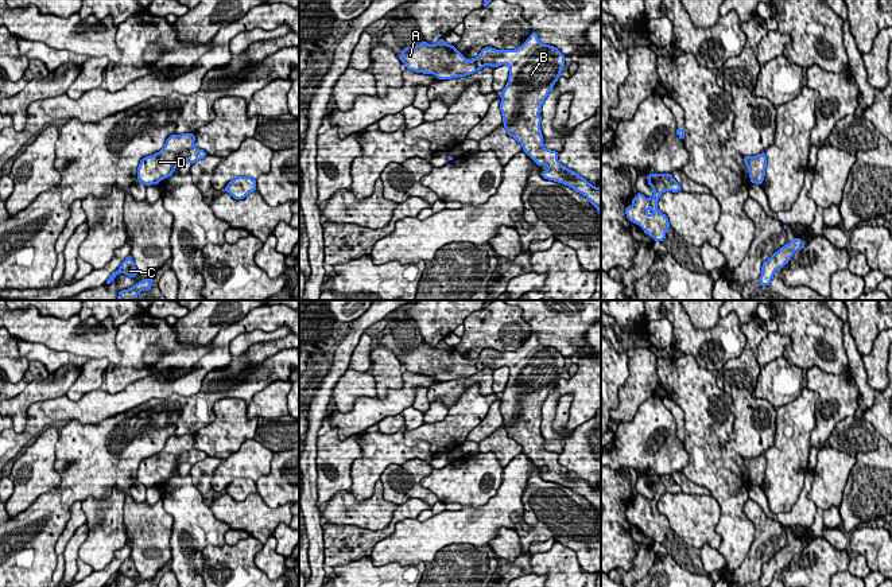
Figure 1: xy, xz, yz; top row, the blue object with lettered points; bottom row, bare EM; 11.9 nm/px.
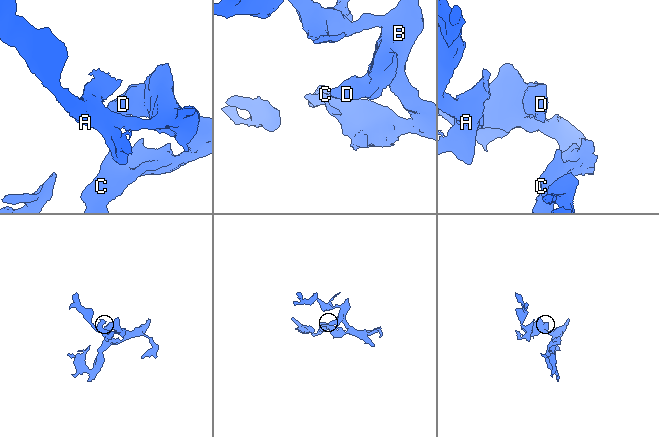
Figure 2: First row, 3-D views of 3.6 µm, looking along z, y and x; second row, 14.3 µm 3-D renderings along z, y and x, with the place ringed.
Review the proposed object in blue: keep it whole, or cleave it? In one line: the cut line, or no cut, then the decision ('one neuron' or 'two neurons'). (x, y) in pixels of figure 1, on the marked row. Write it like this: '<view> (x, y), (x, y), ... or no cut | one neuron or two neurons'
no cut | one neuron

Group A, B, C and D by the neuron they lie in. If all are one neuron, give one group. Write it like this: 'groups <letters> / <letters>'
groups A B C D

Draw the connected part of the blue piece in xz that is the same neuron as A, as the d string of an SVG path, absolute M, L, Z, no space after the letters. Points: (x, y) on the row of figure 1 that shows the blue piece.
M538 32L515 50L496 50L485 47L476 58L466 58L443 39L434 46L422 42L406 47L399 55L406 69L415 73L434 74L438 79L451 79L470 75L484 66L509 66L509 77L500 93L500 110L504 129L523 145L525 152L538 166L547 166L540 172L544 179L571 187L597 209L601 215L601 187L594 187L575 171L569 170L558 160L559 152L543 145L540 129L542 105L558 81L565 66L565 55L559 48L543 44Z

